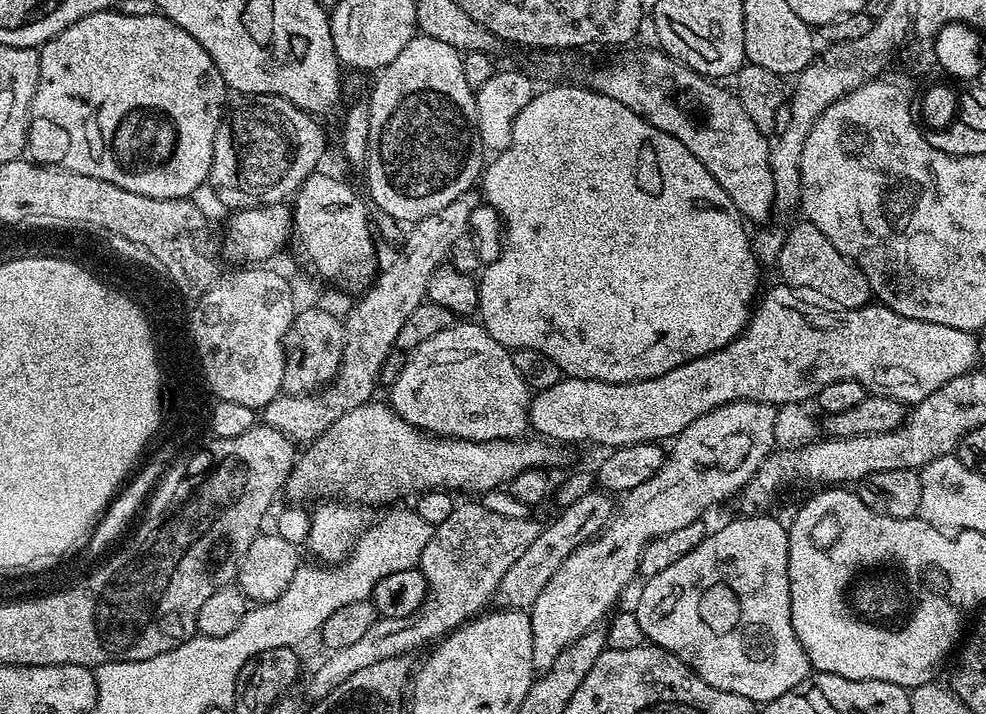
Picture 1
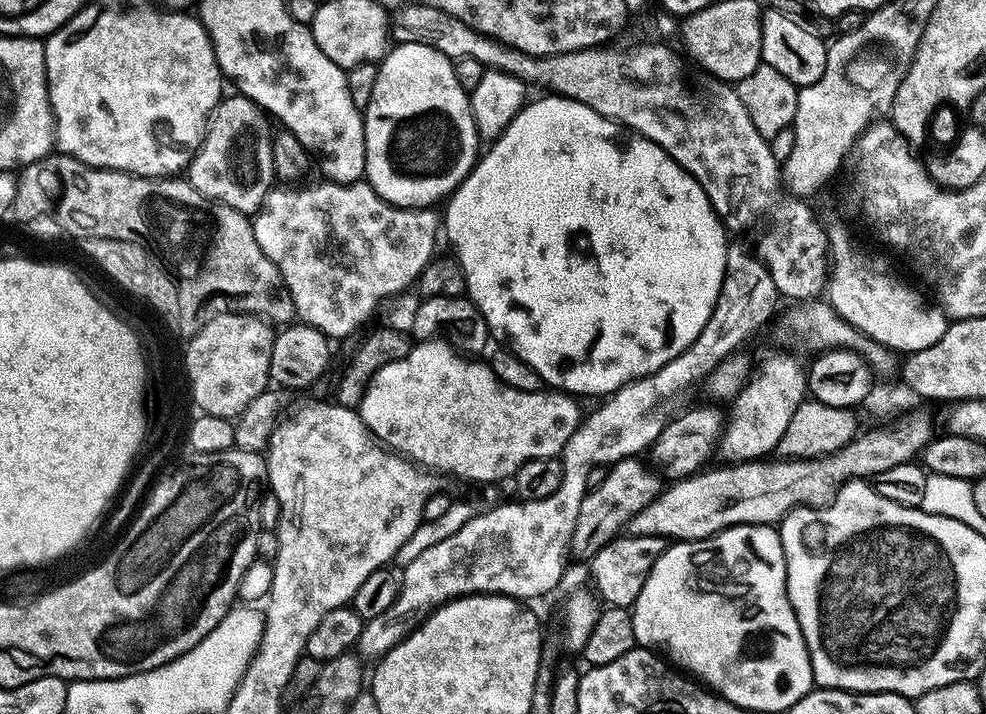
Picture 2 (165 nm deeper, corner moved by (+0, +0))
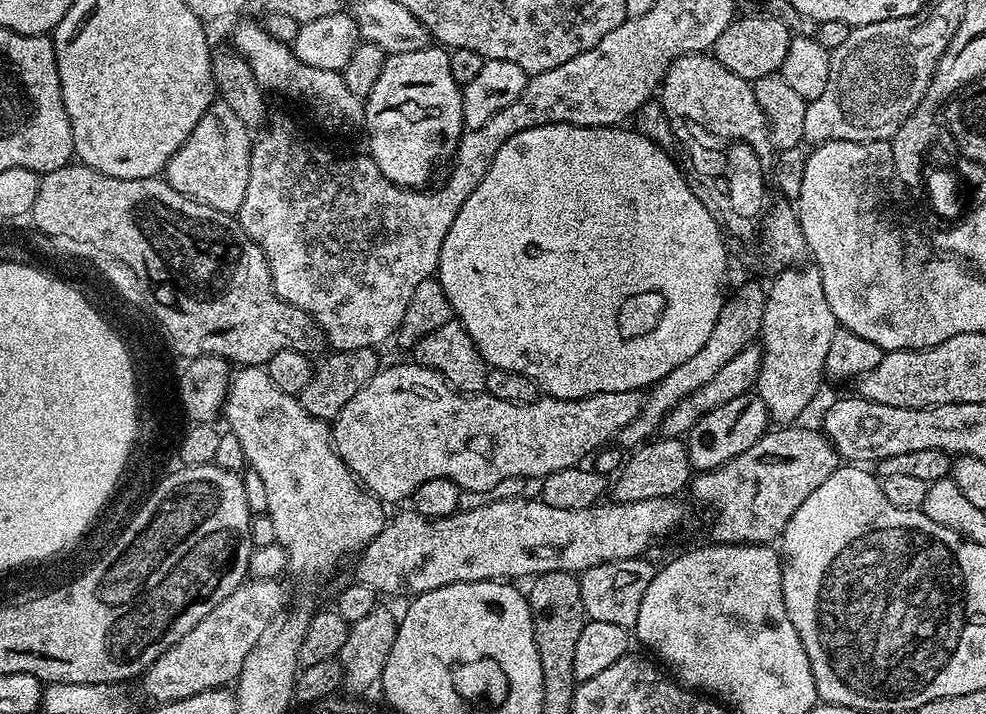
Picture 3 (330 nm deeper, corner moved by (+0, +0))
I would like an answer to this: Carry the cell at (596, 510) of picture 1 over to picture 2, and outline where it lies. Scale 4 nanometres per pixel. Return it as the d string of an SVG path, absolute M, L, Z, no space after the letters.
M629 458L611 465L602 486L585 494L570 543L571 555L573 552L578 559L591 561L592 556L606 546L606 542L621 535L629 522L660 496L662 477L659 471L653 470L647 463L644 465L642 461L640 458Z

